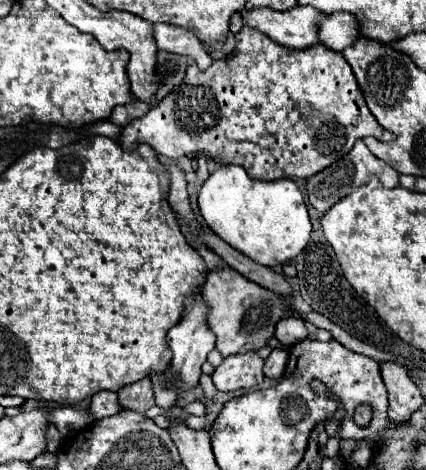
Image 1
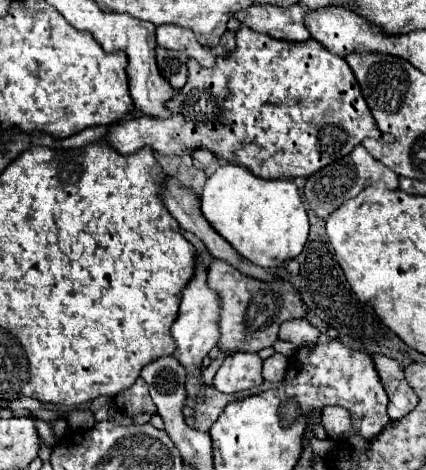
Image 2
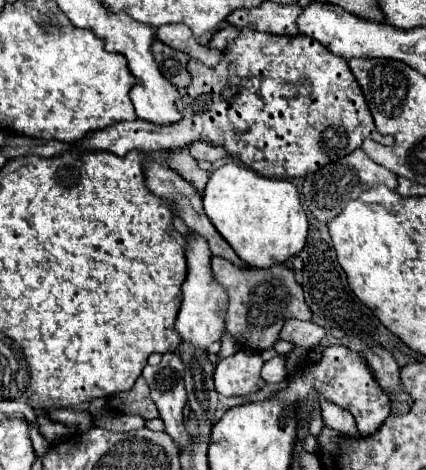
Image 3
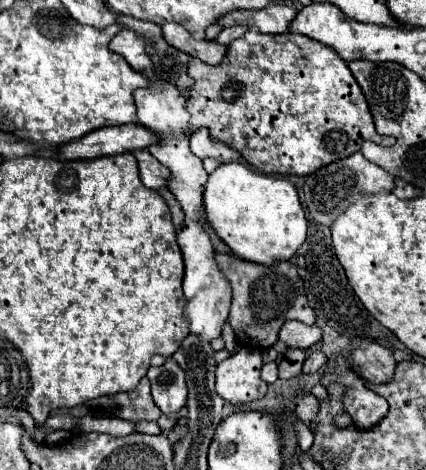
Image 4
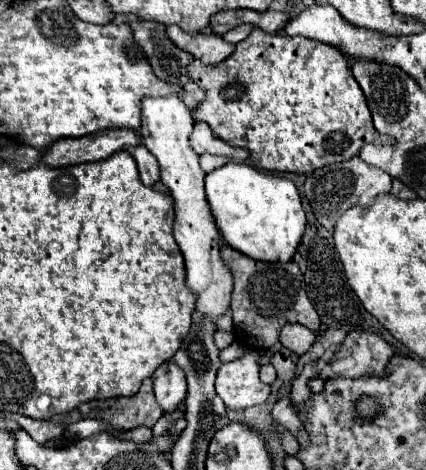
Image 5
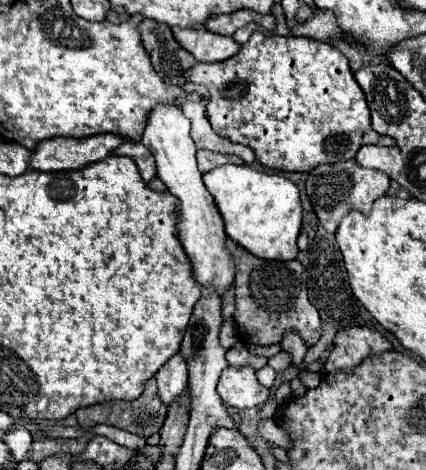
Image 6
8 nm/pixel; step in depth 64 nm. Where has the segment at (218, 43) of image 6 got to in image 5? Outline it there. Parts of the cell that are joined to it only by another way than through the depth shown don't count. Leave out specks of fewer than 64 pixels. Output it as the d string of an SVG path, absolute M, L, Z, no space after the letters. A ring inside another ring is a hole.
M168 26L166 32L178 48L190 52L194 58L202 60L204 64L218 64L226 60L236 48L218 34L188 34L178 26Z

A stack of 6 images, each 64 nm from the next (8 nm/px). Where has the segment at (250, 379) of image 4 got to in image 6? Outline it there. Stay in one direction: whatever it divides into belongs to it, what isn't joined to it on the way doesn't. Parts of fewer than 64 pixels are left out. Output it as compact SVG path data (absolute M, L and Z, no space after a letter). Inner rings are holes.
M228 366L218 380L218 394L226 404L244 410L262 406L268 400L270 390L258 382L256 372L252 368Z

